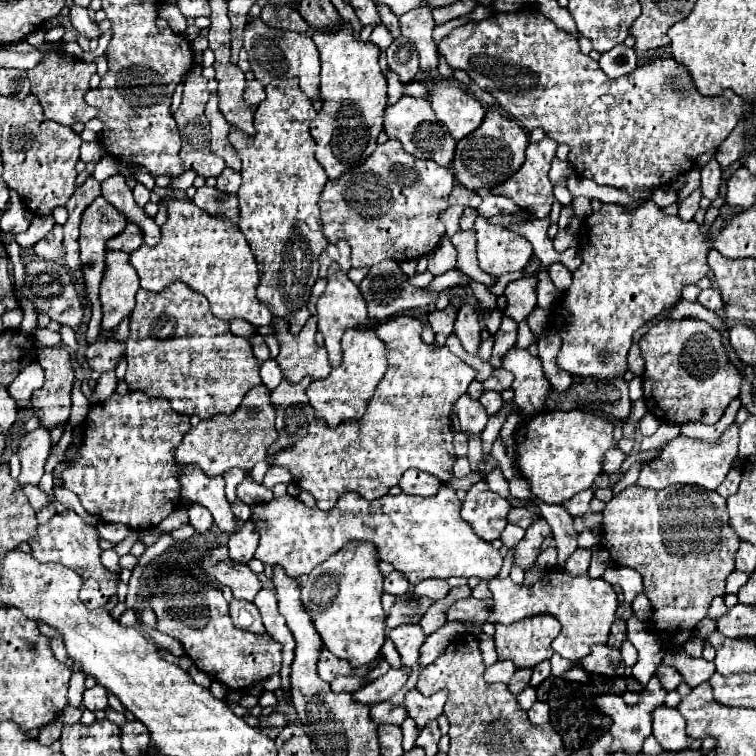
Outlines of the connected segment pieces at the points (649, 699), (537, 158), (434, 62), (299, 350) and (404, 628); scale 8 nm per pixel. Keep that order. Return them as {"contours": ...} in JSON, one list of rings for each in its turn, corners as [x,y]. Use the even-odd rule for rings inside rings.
{"contours":[[[[654,676],[644,688],[640,702],[636,706],[628,706],[620,696],[608,694],[598,698],[598,706],[606,710],[612,718],[612,746],[610,752],[622,750],[628,754],[638,754],[642,750],[642,742],[650,736],[650,714],[654,706],[664,704],[666,690],[660,684],[660,678]]],[[[548,136],[544,140],[540,140],[540,142],[536,142],[536,144],[530,144],[528,150],[526,150],[526,160],[520,166],[518,174],[508,178],[502,186],[496,186],[492,192],[511,198],[522,209],[534,210],[536,218],[546,218],[550,214],[550,206],[554,202],[552,184],[548,180],[548,170],[550,170],[550,164],[554,160],[556,148],[558,148],[558,144]]],[[[426,6],[412,8],[410,12],[400,16],[400,32],[410,38],[420,54],[420,68],[434,70],[438,66],[438,52],[432,40],[434,18]]],[[[318,278],[314,288],[312,288],[312,294],[310,294],[310,300],[308,300],[308,310],[310,310],[310,318],[308,322],[304,324],[304,328],[298,332],[298,334],[292,334],[288,324],[282,320],[282,318],[274,318],[272,320],[272,328],[274,328],[274,336],[280,344],[280,354],[276,356],[276,362],[278,366],[282,368],[282,372],[286,374],[286,378],[290,382],[298,382],[302,380],[304,376],[312,376],[312,380],[318,380],[318,378],[326,378],[326,374],[330,372],[330,362],[326,358],[326,350],[324,348],[318,348],[316,342],[314,342],[314,336],[316,336],[316,300],[320,298],[320,294],[324,292],[326,288],[326,280],[324,278]]],[[[402,624],[398,628],[392,628],[388,636],[396,644],[396,650],[402,658],[402,664],[412,670],[410,678],[406,682],[406,688],[400,690],[400,694],[394,694],[394,698],[392,698],[394,704],[402,704],[406,690],[416,688],[416,682],[418,682],[418,676],[420,676],[420,670],[422,670],[422,666],[420,666],[420,646],[424,644],[426,634],[424,634],[420,624]]]]}

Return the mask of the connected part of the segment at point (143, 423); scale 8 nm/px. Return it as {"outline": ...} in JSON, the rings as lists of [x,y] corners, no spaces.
{"outline":[[[130,390],[126,394],[114,392],[108,400],[90,406],[90,412],[82,422],[78,456],[62,470],[62,482],[100,522],[122,522],[132,530],[154,528],[180,504],[180,474],[188,464],[176,462],[174,452],[188,430],[190,416],[174,412],[168,400],[150,398],[142,390]]]}

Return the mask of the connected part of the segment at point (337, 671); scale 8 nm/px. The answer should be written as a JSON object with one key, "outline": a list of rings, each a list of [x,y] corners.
{"outline":[[[322,650],[320,660],[318,660],[318,674],[320,674],[320,678],[326,680],[326,682],[332,682],[332,680],[338,678],[338,676],[360,676],[360,678],[364,678],[372,668],[376,668],[376,666],[380,664],[380,660],[382,660],[382,656],[376,658],[376,660],[374,660],[372,664],[368,664],[368,666],[352,668],[350,662],[336,658],[334,654],[330,654],[330,650]]]}

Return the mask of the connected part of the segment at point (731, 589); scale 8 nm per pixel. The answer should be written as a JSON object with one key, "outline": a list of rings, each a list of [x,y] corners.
{"outline":[[[734,570],[734,574],[730,574],[730,576],[726,578],[726,592],[728,592],[728,594],[736,594],[736,592],[746,584],[746,580],[748,580],[748,574],[746,574],[746,572]]]}

